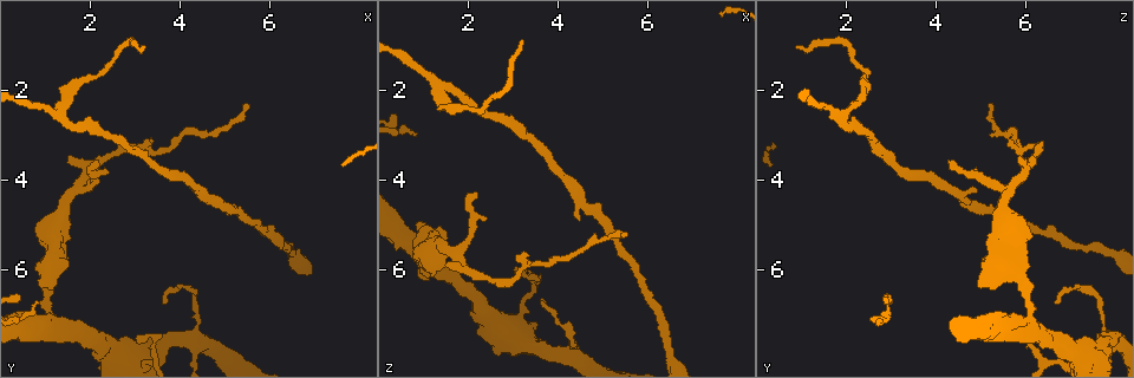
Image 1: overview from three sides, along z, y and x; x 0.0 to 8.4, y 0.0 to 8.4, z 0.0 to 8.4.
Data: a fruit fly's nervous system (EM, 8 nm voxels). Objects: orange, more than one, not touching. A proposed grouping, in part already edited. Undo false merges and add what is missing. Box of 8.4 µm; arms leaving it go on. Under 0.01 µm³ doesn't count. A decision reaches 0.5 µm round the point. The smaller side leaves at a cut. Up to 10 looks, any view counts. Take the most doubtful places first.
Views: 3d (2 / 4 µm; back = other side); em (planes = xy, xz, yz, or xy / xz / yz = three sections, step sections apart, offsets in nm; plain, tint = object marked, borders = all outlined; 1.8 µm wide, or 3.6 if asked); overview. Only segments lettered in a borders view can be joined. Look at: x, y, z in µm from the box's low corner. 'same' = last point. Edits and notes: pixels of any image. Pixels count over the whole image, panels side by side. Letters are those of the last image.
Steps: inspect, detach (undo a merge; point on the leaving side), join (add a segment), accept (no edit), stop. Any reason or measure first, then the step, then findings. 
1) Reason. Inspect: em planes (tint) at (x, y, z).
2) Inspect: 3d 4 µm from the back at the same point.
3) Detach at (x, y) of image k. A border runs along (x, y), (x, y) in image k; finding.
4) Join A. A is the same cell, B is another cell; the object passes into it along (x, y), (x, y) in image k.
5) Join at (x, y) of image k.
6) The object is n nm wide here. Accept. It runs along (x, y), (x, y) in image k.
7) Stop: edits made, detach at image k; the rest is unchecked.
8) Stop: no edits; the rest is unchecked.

Abrupt turn. Inspect: 3d 4 µm at (4.20, 7.50, 7.85).

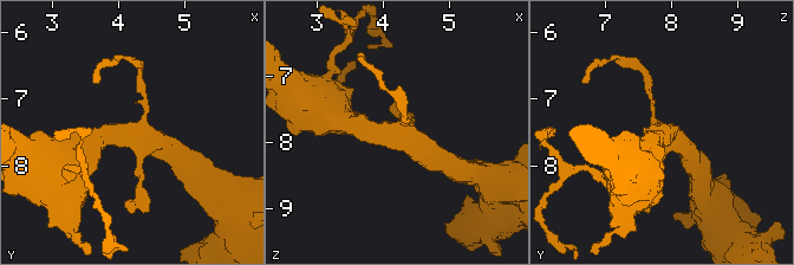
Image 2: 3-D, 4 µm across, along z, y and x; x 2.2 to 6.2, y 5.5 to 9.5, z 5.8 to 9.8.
4 arms meet here; need the tissue. Inspect: em yz step 4 (tint) at (4.25, 7.50, 7.90).

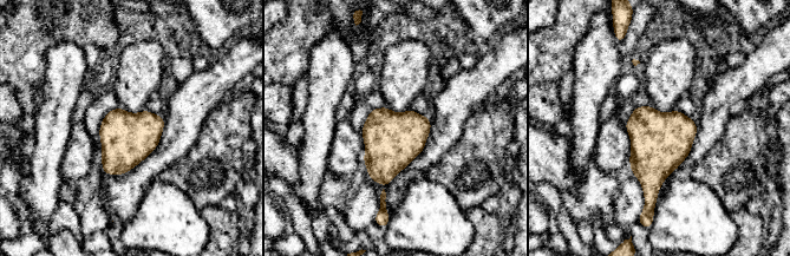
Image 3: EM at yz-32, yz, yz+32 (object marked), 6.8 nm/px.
Inspect: em planes (borders) at the same point.

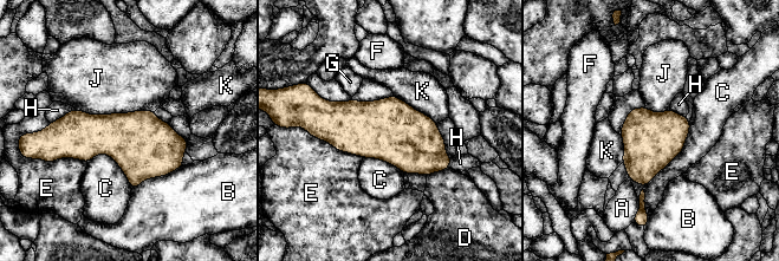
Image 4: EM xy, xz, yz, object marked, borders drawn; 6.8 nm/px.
Accept. A, B, C, D, E, F, G, H, J and K are other cells; a border runs along (76, 109), (96, 115), (154, 112) in image 4; continuous, no second neuron.

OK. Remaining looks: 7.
Branch stops here. Inspect: 3d 4 µm from the back at (3.15, 1.00, 0.85).

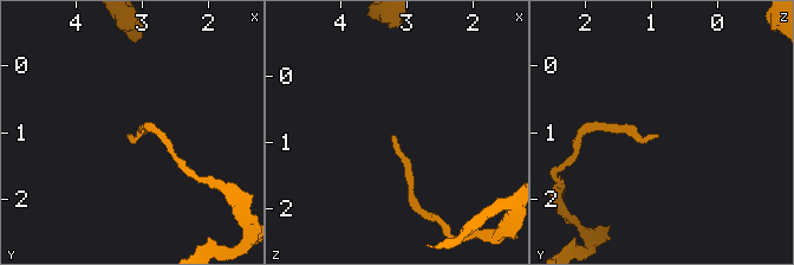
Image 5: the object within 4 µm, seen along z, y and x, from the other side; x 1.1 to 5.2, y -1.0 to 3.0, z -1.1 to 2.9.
Inspect: em xz step 16 (borders) at (3.20, 1.05, 0.85).

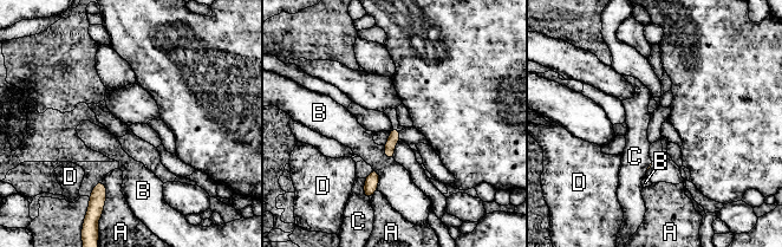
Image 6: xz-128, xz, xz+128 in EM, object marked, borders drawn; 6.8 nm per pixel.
Accept. A, B, C and D are other cells; a border runs along (372, 168), (379, 173), (377, 189) in image 6; none of them fits.

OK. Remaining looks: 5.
Narrows sharply. Inspect: 3d 2 µm at (3.05, 3.30, 6.15).

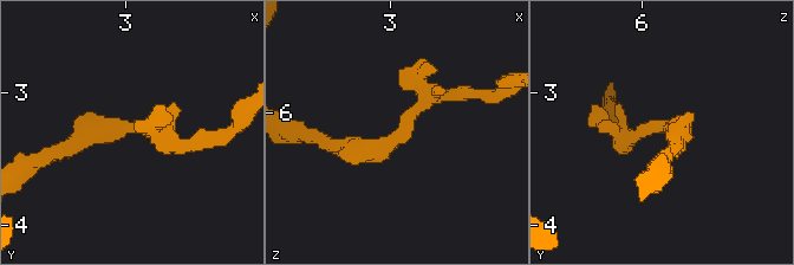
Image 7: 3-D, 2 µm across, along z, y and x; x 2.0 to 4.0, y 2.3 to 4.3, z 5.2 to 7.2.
Inspect: em planes (tint) at (3.06, 3.30, 6.16).

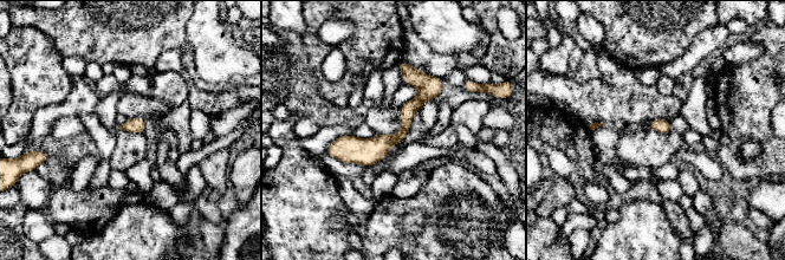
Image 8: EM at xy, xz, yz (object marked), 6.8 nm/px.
Inspect: em planes (borders) at the same point.

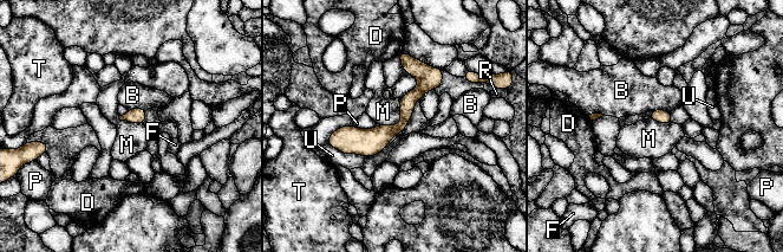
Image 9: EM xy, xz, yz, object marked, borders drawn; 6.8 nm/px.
The object is 100 nm wide here. Accept. B, D, F, M, P, R, T and U are other cells; it runs along (403, 55), (422, 75), (405, 120), (331, 142) in image 9; one neuron here.

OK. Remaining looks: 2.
Tapers out. Inspect: 3d 4 µm at (3.05, 7.40, 6.00).

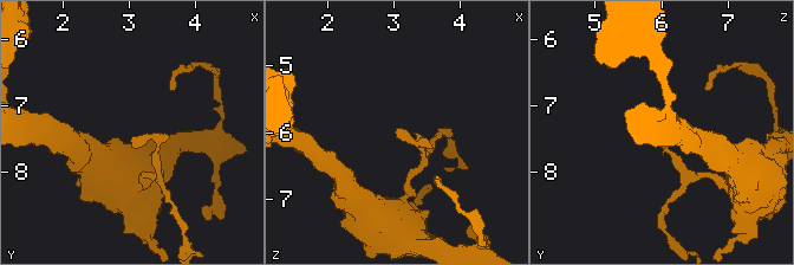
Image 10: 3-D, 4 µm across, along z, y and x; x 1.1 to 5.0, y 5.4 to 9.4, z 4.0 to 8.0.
Now the EM. Inspect: em planes (borders) at (3.05, 7.45, 5.95).

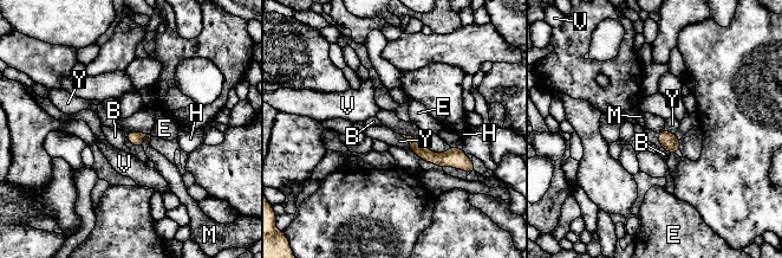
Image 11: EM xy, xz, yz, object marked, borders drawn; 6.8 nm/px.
Accept. B, E, H, M, V and Y are other cells; it runs along (411, 140), (429, 156), (460, 154) in image 11; none of them fits.

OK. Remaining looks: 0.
Stop: no edits; the rest is unchecked.

